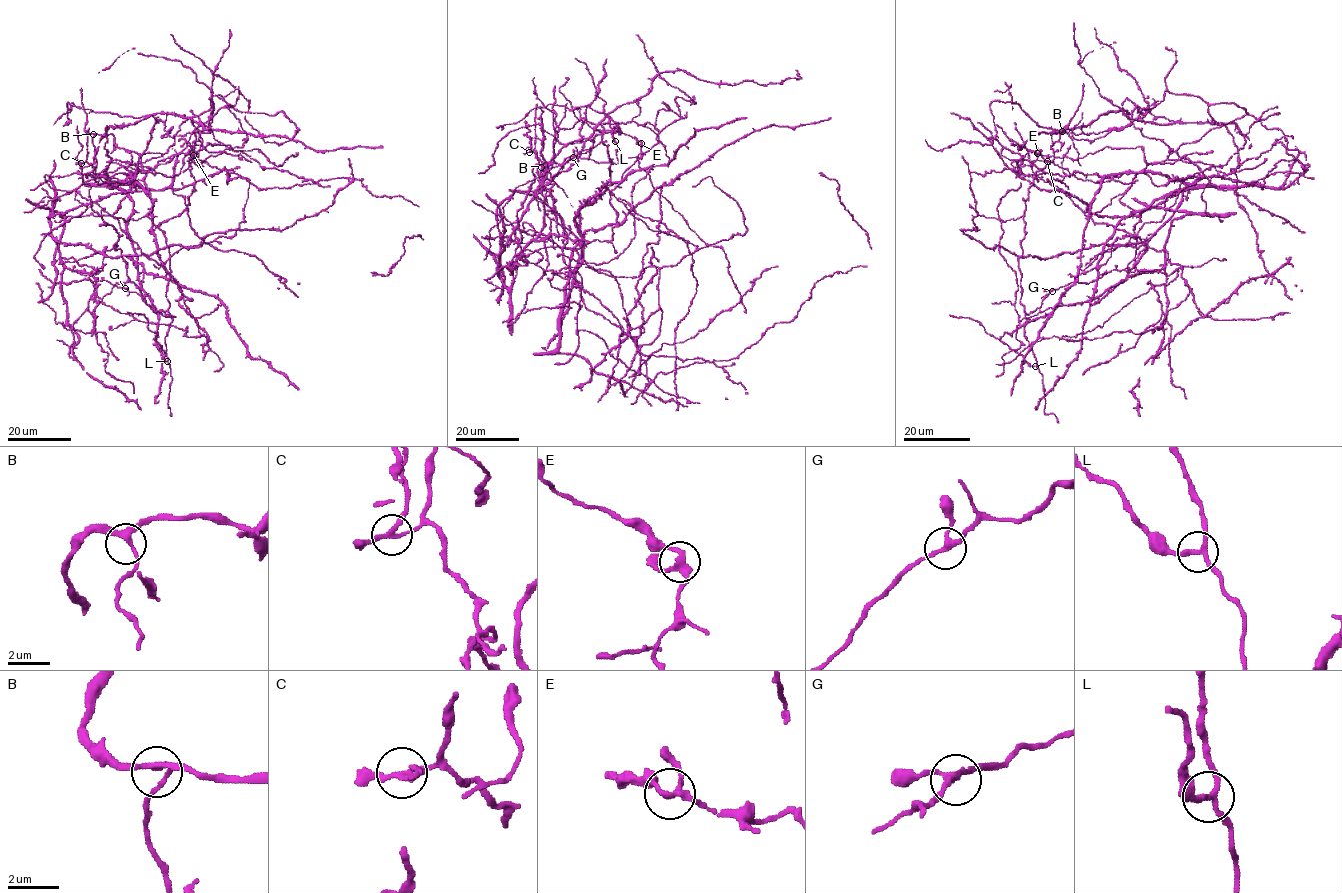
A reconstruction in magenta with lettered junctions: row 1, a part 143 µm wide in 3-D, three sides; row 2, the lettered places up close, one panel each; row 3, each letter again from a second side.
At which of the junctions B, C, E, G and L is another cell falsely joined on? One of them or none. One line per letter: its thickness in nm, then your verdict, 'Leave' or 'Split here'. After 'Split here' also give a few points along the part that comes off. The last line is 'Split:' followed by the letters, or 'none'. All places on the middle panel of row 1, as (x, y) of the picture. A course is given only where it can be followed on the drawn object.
B: Thickness 220 nm. Leave
C: Thickness 180 nm. Split here. Course of the part to remove: (529, 152), (535, 151), (541, 161), (547, 205), (556, 216), (559, 240)
E: Thickness 240 nm. Leave
G: Thickness 240 nm. Leave
L: Thickness 200 nm. Leave
Split: C

